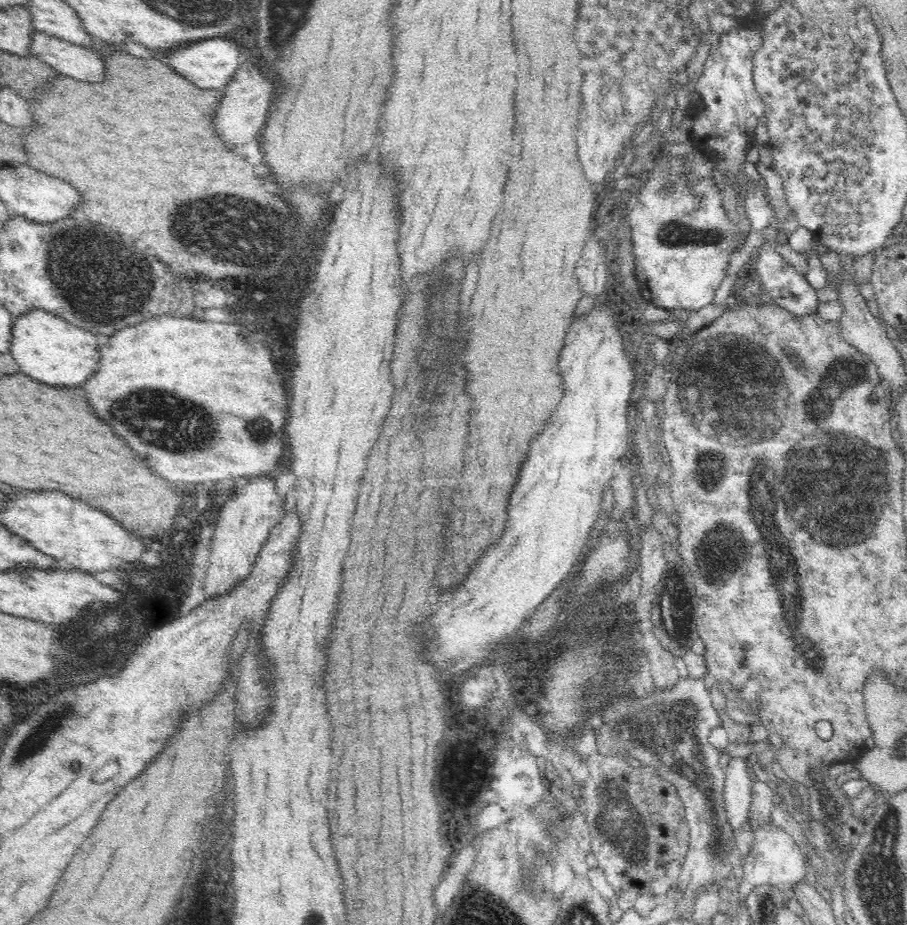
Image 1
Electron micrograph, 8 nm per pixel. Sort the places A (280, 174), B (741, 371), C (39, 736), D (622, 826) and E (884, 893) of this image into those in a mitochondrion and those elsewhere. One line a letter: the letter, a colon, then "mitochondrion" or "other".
A: other
B: mitochondrion
C: mitochondrion
D: mitochondrion
E: mitochondrion

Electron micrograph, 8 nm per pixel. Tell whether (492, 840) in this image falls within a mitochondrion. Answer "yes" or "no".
no

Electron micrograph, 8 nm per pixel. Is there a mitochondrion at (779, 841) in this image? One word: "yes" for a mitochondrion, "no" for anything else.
no

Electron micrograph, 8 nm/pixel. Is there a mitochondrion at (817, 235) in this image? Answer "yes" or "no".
no

